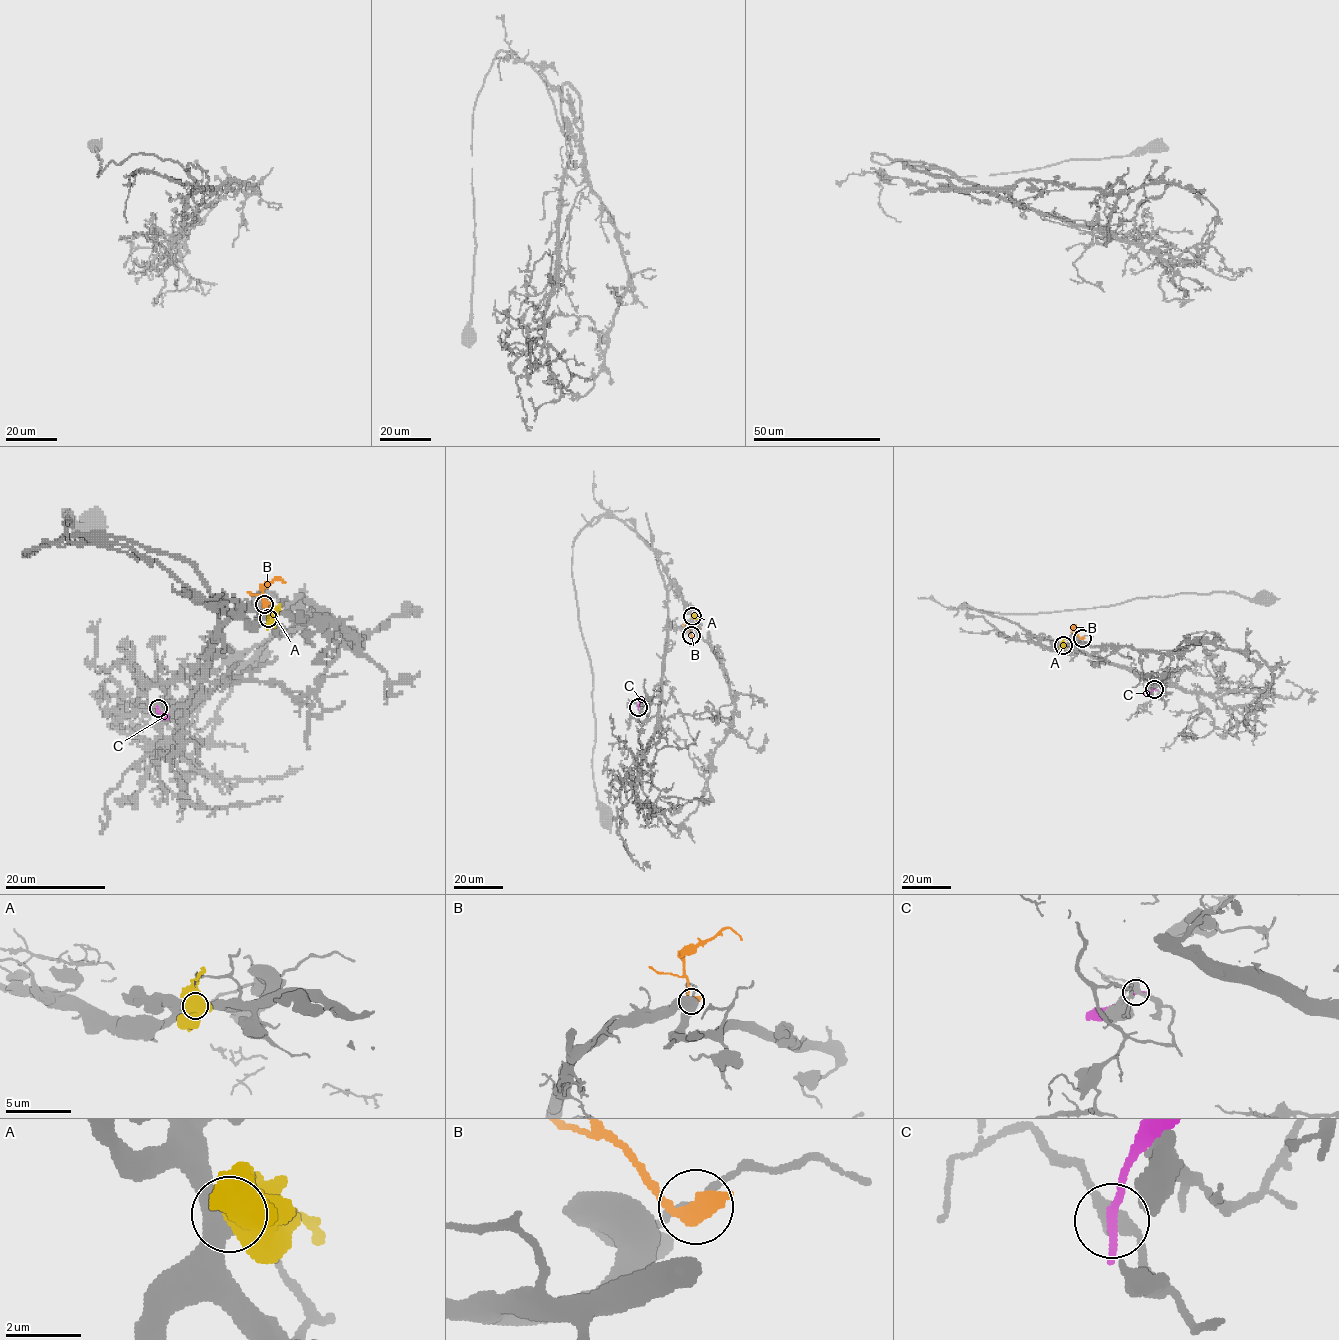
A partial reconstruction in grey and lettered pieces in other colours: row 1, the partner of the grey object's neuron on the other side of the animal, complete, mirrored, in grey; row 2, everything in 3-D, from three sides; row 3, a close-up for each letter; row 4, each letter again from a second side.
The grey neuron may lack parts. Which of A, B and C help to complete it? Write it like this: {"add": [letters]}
{"add": ["A"]}

